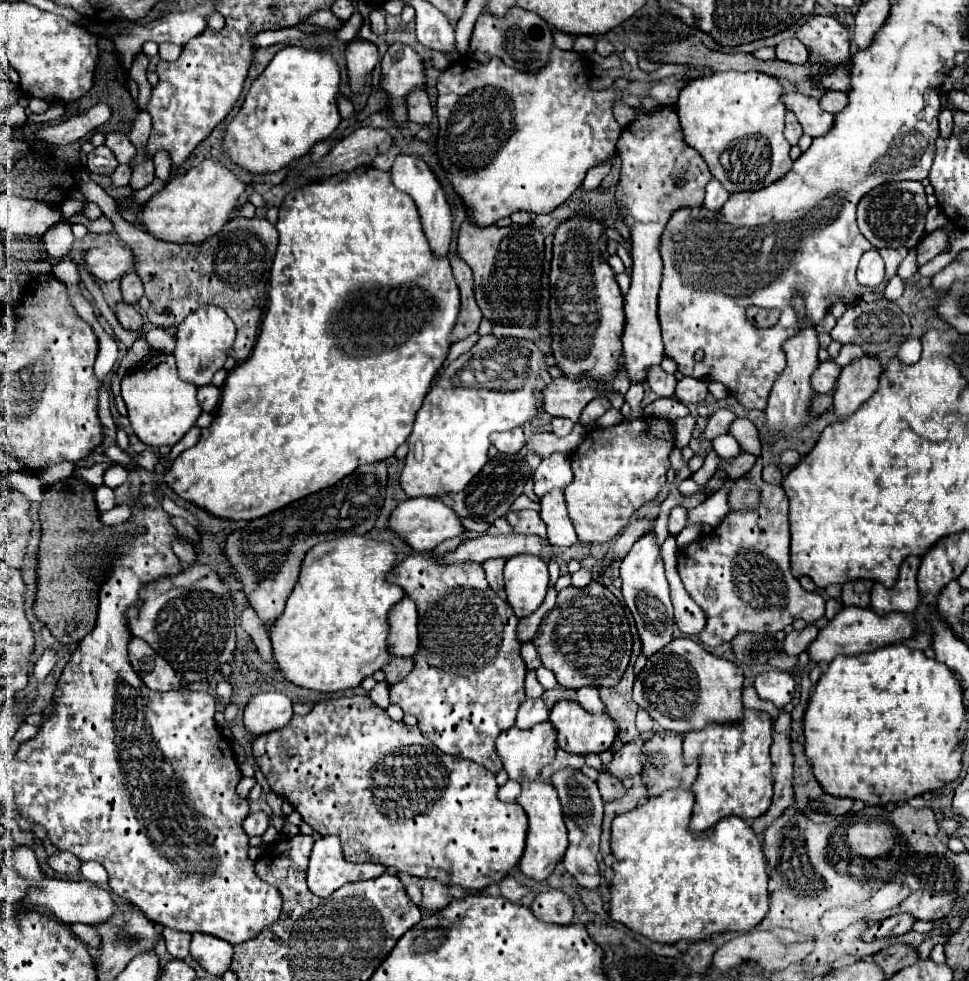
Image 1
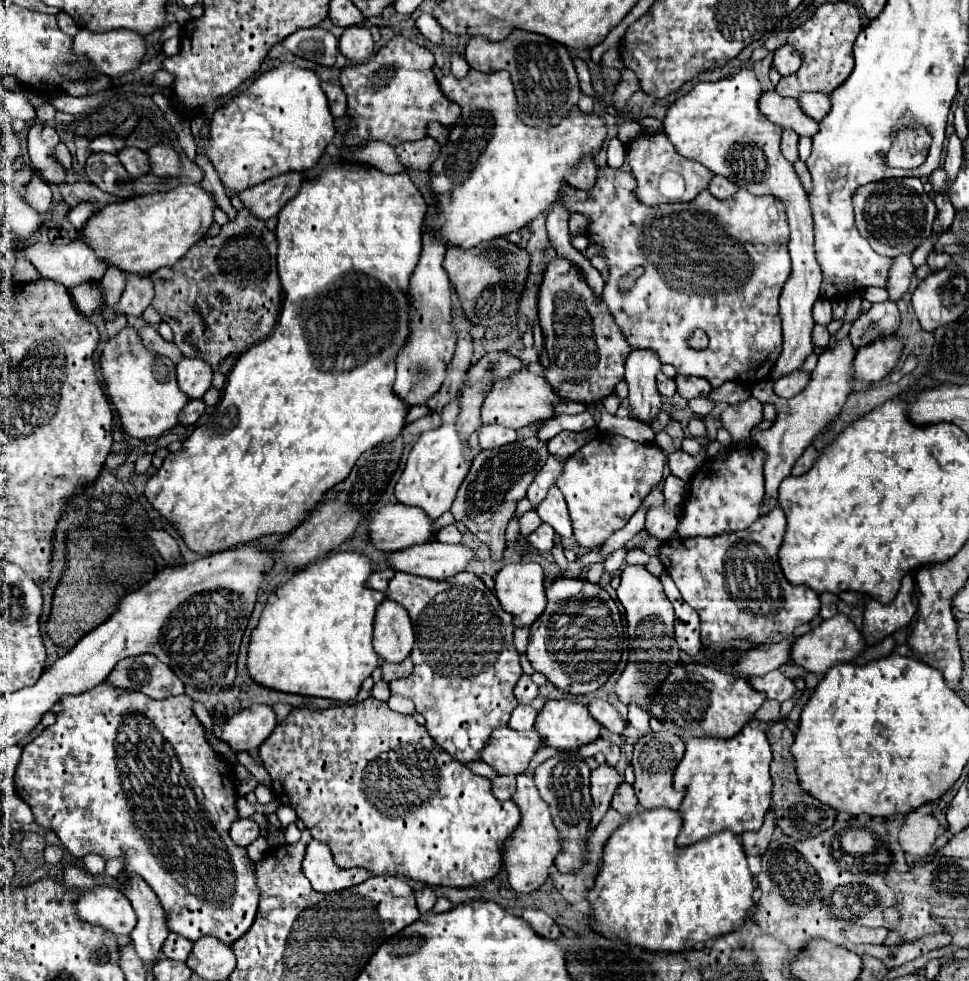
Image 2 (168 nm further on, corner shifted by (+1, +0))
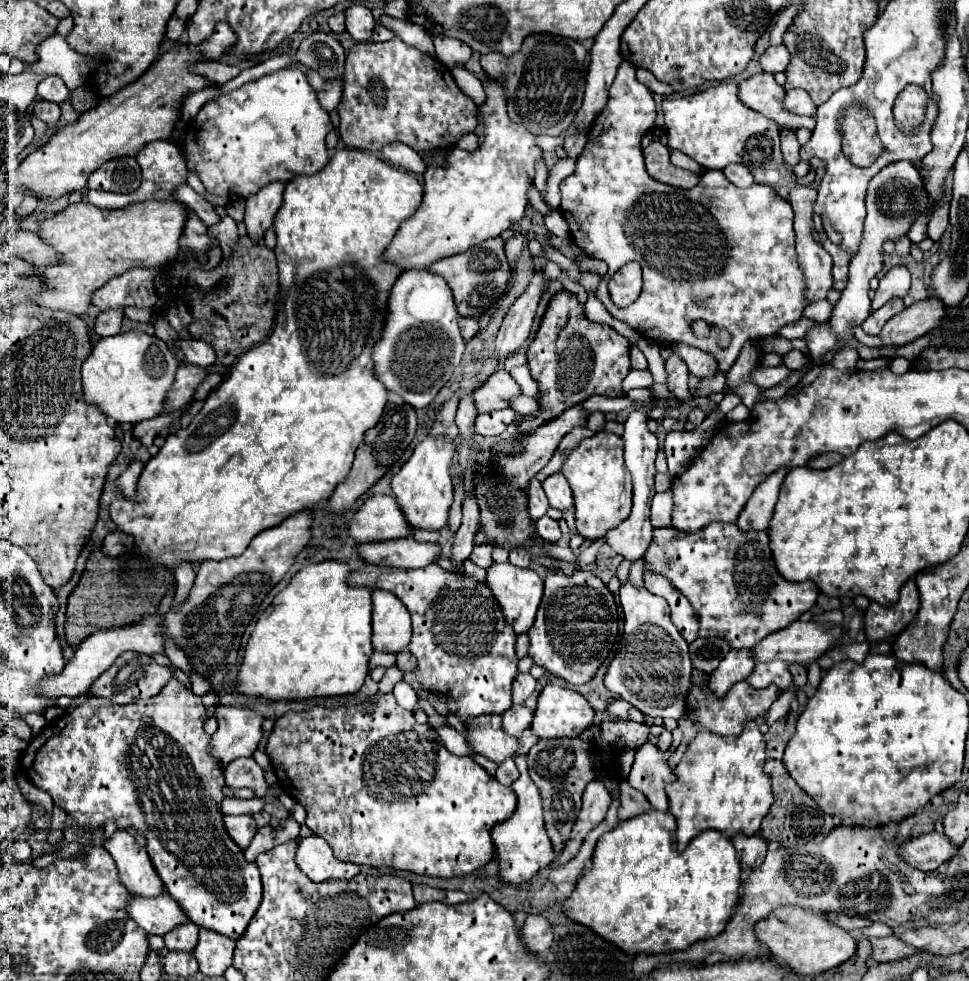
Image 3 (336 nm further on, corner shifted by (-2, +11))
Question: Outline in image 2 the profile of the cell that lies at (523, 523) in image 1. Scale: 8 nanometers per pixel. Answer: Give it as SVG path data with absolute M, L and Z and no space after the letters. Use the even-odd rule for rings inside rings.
M541 525L537 531L533 531L529 537L529 543L539 551L539 553L549 553L551 547L555 545L555 531L551 525Z

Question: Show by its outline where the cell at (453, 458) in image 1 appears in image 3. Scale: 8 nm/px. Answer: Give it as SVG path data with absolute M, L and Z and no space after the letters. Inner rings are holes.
M426 436L414 448L410 460L400 468L400 472L394 474L392 490L412 528L438 530L446 524L448 510L452 504L452 494L454 494L452 472L450 472L454 452L456 452L456 444L448 436Z

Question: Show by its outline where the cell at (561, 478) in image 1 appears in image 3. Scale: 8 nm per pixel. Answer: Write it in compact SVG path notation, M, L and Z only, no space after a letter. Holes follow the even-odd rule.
M534 478L530 482L530 486L527 487L528 494L528 516L532 522L536 522L538 518L542 518L548 510L548 500L544 496L544 490L542 490L542 482L538 478Z

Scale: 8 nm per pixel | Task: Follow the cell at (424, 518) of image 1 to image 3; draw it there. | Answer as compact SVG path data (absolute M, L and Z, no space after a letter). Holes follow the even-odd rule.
M370 496L350 520L350 534L358 542L406 538L412 532L414 530L410 528L394 496Z

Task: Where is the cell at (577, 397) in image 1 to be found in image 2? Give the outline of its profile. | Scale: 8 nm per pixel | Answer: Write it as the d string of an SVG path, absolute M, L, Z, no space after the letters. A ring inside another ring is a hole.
M527 369L503 377L499 379L493 389L489 391L489 395L485 397L481 415L483 415L483 425L489 423L497 423L503 427L511 427L511 429L521 429L525 425L531 425L539 419L547 419L547 417L555 417L553 407L557 403L561 403L563 399L555 395L555 391L549 387L549 383L541 377L541 375L533 375Z

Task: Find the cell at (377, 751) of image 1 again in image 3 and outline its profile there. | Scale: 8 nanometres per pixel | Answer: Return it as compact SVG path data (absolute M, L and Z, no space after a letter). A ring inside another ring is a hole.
M372 694L368 700L358 702L348 708L324 708L324 706L314 706L312 710L306 712L288 712L280 716L272 728L272 734L266 744L266 754L272 760L274 774L278 778L278 786L282 792L286 792L290 798L294 798L298 804L306 808L306 826L320 838L324 838L334 856L342 862L354 862L354 864L366 864L372 868L394 868L394 870L408 870L416 874L428 874L428 876L440 876L440 878L452 878L452 876L466 876L472 874L478 868L484 868L492 858L494 858L494 844L490 840L490 832L496 824L508 820L514 814L516 808L516 794L512 788L502 786L494 776L490 776L480 764L476 764L470 756L454 756L452 752L442 746L442 738L438 732L428 724L418 724L412 716L412 712L400 708L394 700L394 696L388 694ZM366 702L374 704L372 712L366 712Z

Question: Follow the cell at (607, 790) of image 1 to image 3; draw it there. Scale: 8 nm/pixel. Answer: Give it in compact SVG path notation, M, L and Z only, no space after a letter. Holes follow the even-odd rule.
M620 780L620 808L618 808L618 814L620 814L620 820L628 820L632 816L638 816L642 812L648 812L652 806L648 804L646 796L642 796L636 788L632 788L628 784L628 780Z

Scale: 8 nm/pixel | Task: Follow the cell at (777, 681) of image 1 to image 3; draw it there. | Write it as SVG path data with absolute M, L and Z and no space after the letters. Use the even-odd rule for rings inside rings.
M780 660L758 662L754 672L746 678L746 682L752 684L754 688L766 688L766 686L774 684L780 690L788 690L792 686L792 674L788 670L788 664L784 664Z

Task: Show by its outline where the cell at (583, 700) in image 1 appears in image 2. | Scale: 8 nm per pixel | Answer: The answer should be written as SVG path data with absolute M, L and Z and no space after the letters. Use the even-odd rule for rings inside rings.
M593 699L593 701L589 703L589 713L591 713L591 717L593 717L599 725L603 725L605 729L609 729L611 733L621 735L623 729L627 727L627 721L619 715L619 711L617 711L611 703L607 703L607 701L603 701L603 699Z

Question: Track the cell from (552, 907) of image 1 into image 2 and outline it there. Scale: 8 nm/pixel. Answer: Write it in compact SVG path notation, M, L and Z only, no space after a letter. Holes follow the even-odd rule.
M525 909L523 911L523 919L529 925L533 925L533 931L539 933L541 937L553 937L551 929L553 929L555 923L553 923L553 919L545 911L541 911L541 909Z

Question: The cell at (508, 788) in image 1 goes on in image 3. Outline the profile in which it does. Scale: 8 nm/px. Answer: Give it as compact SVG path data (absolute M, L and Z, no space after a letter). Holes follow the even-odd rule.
M512 758L504 760L498 770L496 770L496 780L504 786L512 786L512 782L518 778L518 768L516 768L516 762Z

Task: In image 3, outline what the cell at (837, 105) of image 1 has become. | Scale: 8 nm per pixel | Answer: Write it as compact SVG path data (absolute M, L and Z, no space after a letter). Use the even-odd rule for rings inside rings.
M788 90L786 98L784 98L784 108L788 108L794 114L802 114L802 116L816 116L816 104L812 102L810 94L806 90Z

